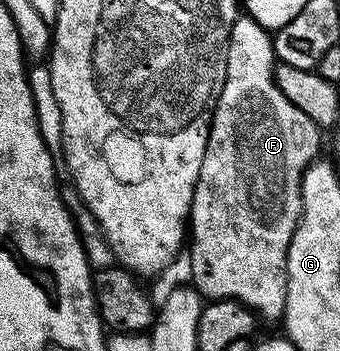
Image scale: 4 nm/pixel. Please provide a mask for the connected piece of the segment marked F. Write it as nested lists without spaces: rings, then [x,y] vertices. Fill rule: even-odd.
[[[240,23],[233,24],[231,26],[231,34],[229,35],[229,47],[226,48],[225,53],[227,54],[227,70],[225,71],[225,81],[223,82],[223,90],[219,94],[216,104],[211,109],[211,119],[209,121],[209,137],[207,138],[207,150],[203,154],[203,166],[199,170],[199,178],[197,179],[197,185],[195,186],[195,194],[193,195],[193,205],[189,211],[189,228],[191,229],[191,239],[187,244],[187,254],[191,258],[191,274],[193,275],[191,284],[192,287],[196,288],[201,293],[202,297],[208,298],[210,301],[215,300],[238,300],[245,308],[250,308],[253,311],[254,316],[260,318],[262,321],[265,320],[277,320],[280,321],[285,315],[285,303],[287,302],[287,250],[291,246],[291,238],[295,234],[297,229],[297,223],[301,217],[301,179],[305,173],[305,169],[313,163],[314,160],[318,159],[320,150],[323,148],[323,132],[322,129],[317,127],[315,122],[311,122],[311,118],[307,118],[307,114],[303,114],[303,110],[299,110],[299,106],[295,106],[287,98],[283,98],[283,94],[279,90],[279,86],[273,81],[272,71],[267,70],[265,72],[265,52],[267,56],[267,48],[261,44],[257,44],[257,40],[253,36],[245,36],[241,40],[241,27]]]

